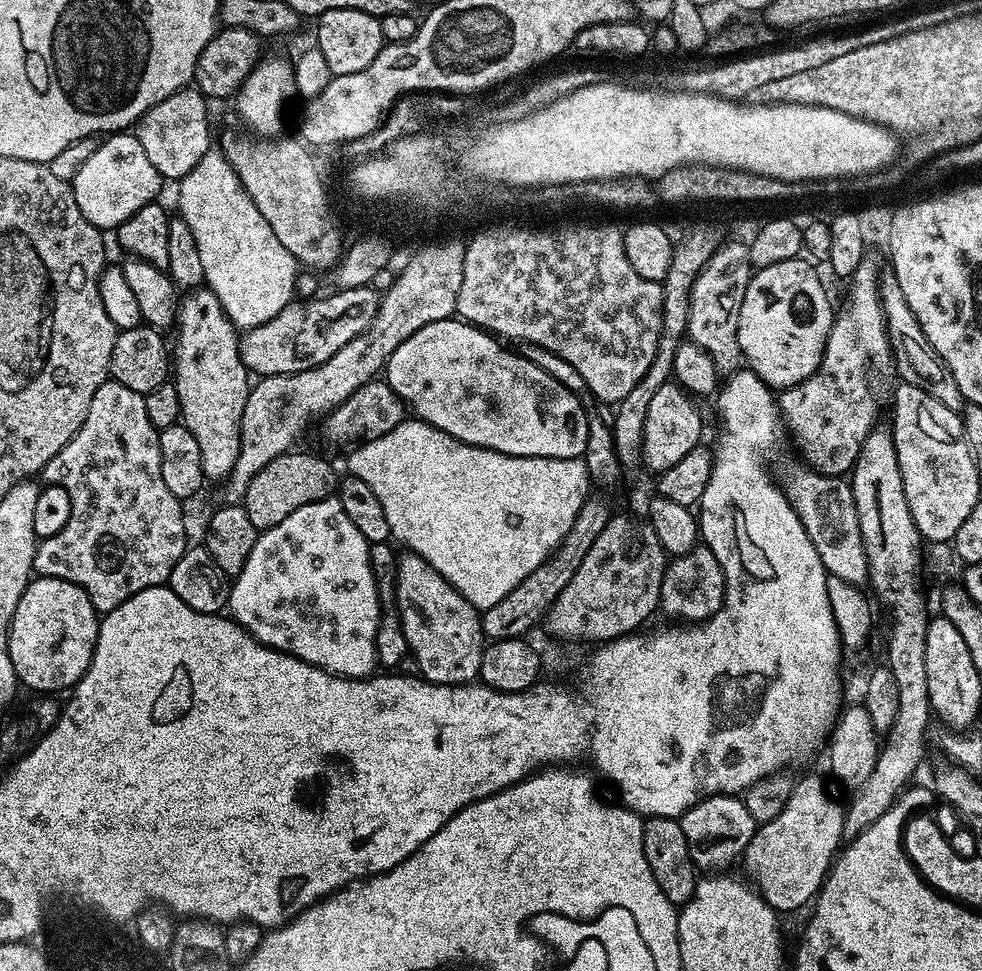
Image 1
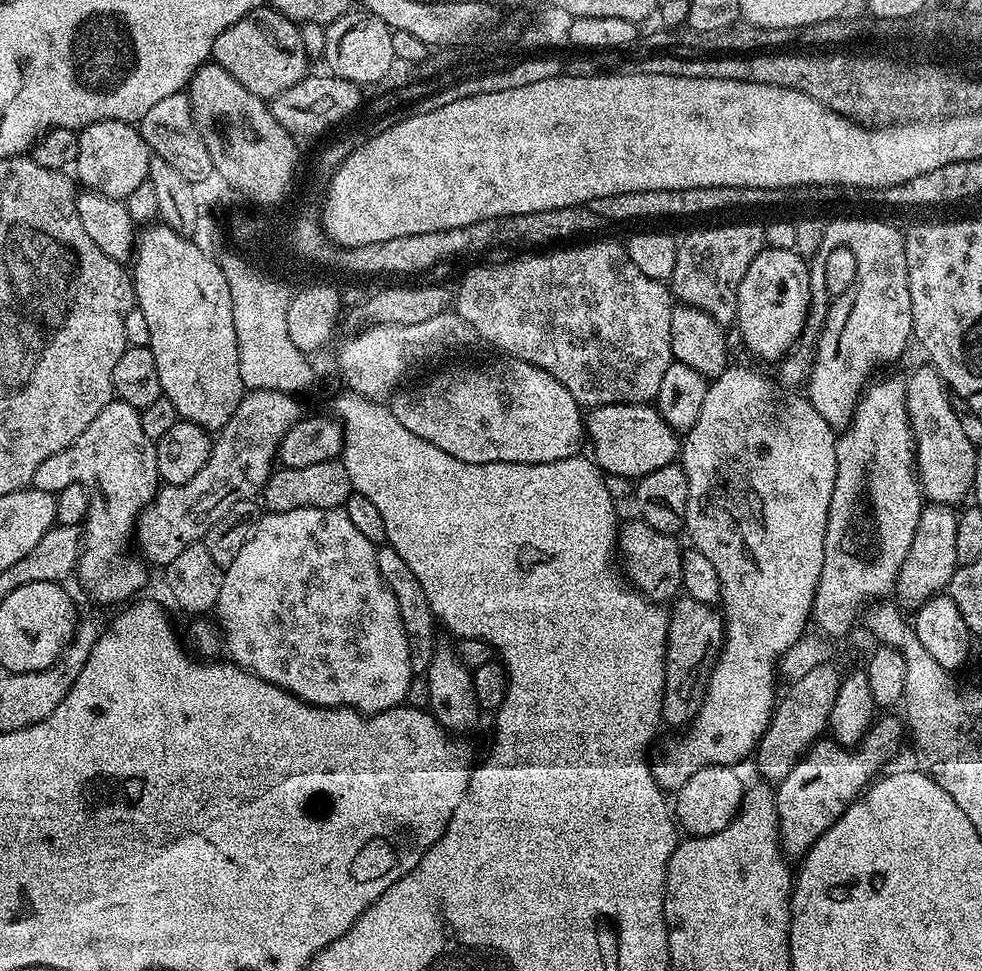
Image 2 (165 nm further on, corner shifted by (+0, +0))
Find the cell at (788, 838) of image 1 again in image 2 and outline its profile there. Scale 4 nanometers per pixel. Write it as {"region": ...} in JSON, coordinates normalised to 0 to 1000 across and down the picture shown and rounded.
{"region":[[[900,735],[885,749],[884,757],[876,763],[872,769],[864,769],[852,766],[846,760],[836,760],[819,775],[819,780],[800,797],[800,801],[789,808],[790,833],[794,842],[794,872],[803,883],[818,883],[825,871],[833,864],[847,848],[865,832],[870,825],[885,811],[884,799],[891,800],[897,794],[896,790],[903,785],[904,779],[908,779],[916,770],[916,750],[919,754],[919,742],[915,736]]]}

